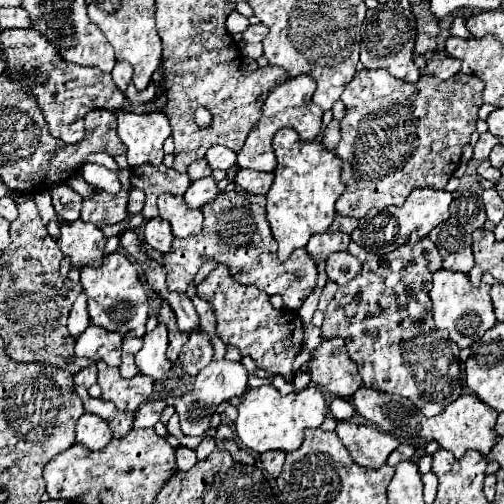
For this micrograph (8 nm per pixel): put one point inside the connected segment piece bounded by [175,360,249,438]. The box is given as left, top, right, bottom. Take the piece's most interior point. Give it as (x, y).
(221, 380)

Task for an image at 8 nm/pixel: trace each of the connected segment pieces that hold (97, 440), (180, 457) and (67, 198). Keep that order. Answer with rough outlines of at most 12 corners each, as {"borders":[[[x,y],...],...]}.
{"borders":[[[95,414],[77,420],[77,442],[101,450],[113,438],[109,424]],[[177,448],[177,468],[187,472],[197,462],[195,450]],[[65,182],[51,190],[55,212],[79,218],[83,198]]]}

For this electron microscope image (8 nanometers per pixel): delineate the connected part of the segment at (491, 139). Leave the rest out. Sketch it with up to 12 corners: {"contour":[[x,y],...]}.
{"contour":[[481,134],[473,148],[473,160],[485,160],[499,138]]}

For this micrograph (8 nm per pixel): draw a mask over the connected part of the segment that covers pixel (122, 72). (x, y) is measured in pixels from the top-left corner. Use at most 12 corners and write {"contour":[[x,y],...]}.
{"contour":[[117,62],[111,76],[119,90],[125,92],[132,80],[133,68]]}

